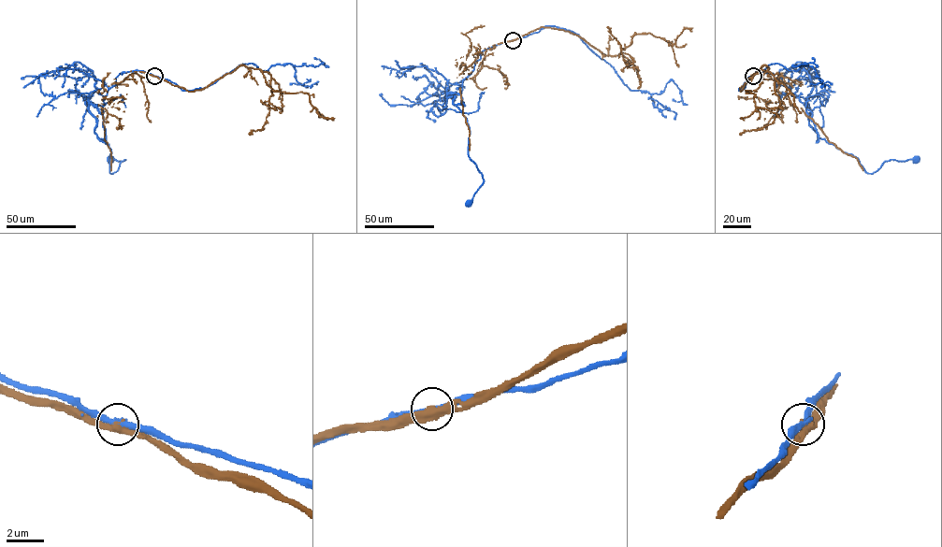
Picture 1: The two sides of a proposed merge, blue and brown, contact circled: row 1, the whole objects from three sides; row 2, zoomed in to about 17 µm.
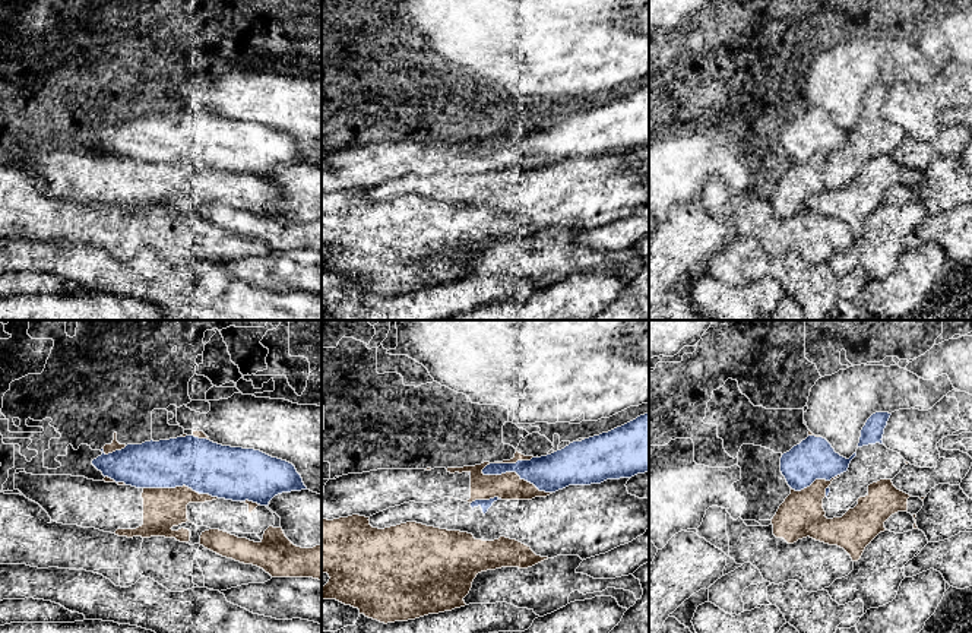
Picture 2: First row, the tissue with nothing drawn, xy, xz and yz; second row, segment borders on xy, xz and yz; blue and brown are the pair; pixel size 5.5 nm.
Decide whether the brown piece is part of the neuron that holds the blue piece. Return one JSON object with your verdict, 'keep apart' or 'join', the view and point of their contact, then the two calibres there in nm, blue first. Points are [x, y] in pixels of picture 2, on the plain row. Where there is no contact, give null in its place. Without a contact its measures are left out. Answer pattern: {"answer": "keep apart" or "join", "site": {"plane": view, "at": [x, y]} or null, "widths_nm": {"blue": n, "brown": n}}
{"answer": "keep apart", "site": {"plane": "xz", "at": [516, 145]}, "widths_nm": {"blue": 200, "brown": 150}}

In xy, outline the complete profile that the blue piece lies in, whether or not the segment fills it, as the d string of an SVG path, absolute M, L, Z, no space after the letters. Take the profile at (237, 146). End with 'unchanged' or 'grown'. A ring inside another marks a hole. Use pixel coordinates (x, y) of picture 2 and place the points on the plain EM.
M194 108L102 127L92 137L104 149L136 161L189 159L199 167L269 178L282 165L307 162L295 139L260 123L231 120Z; unchanged

